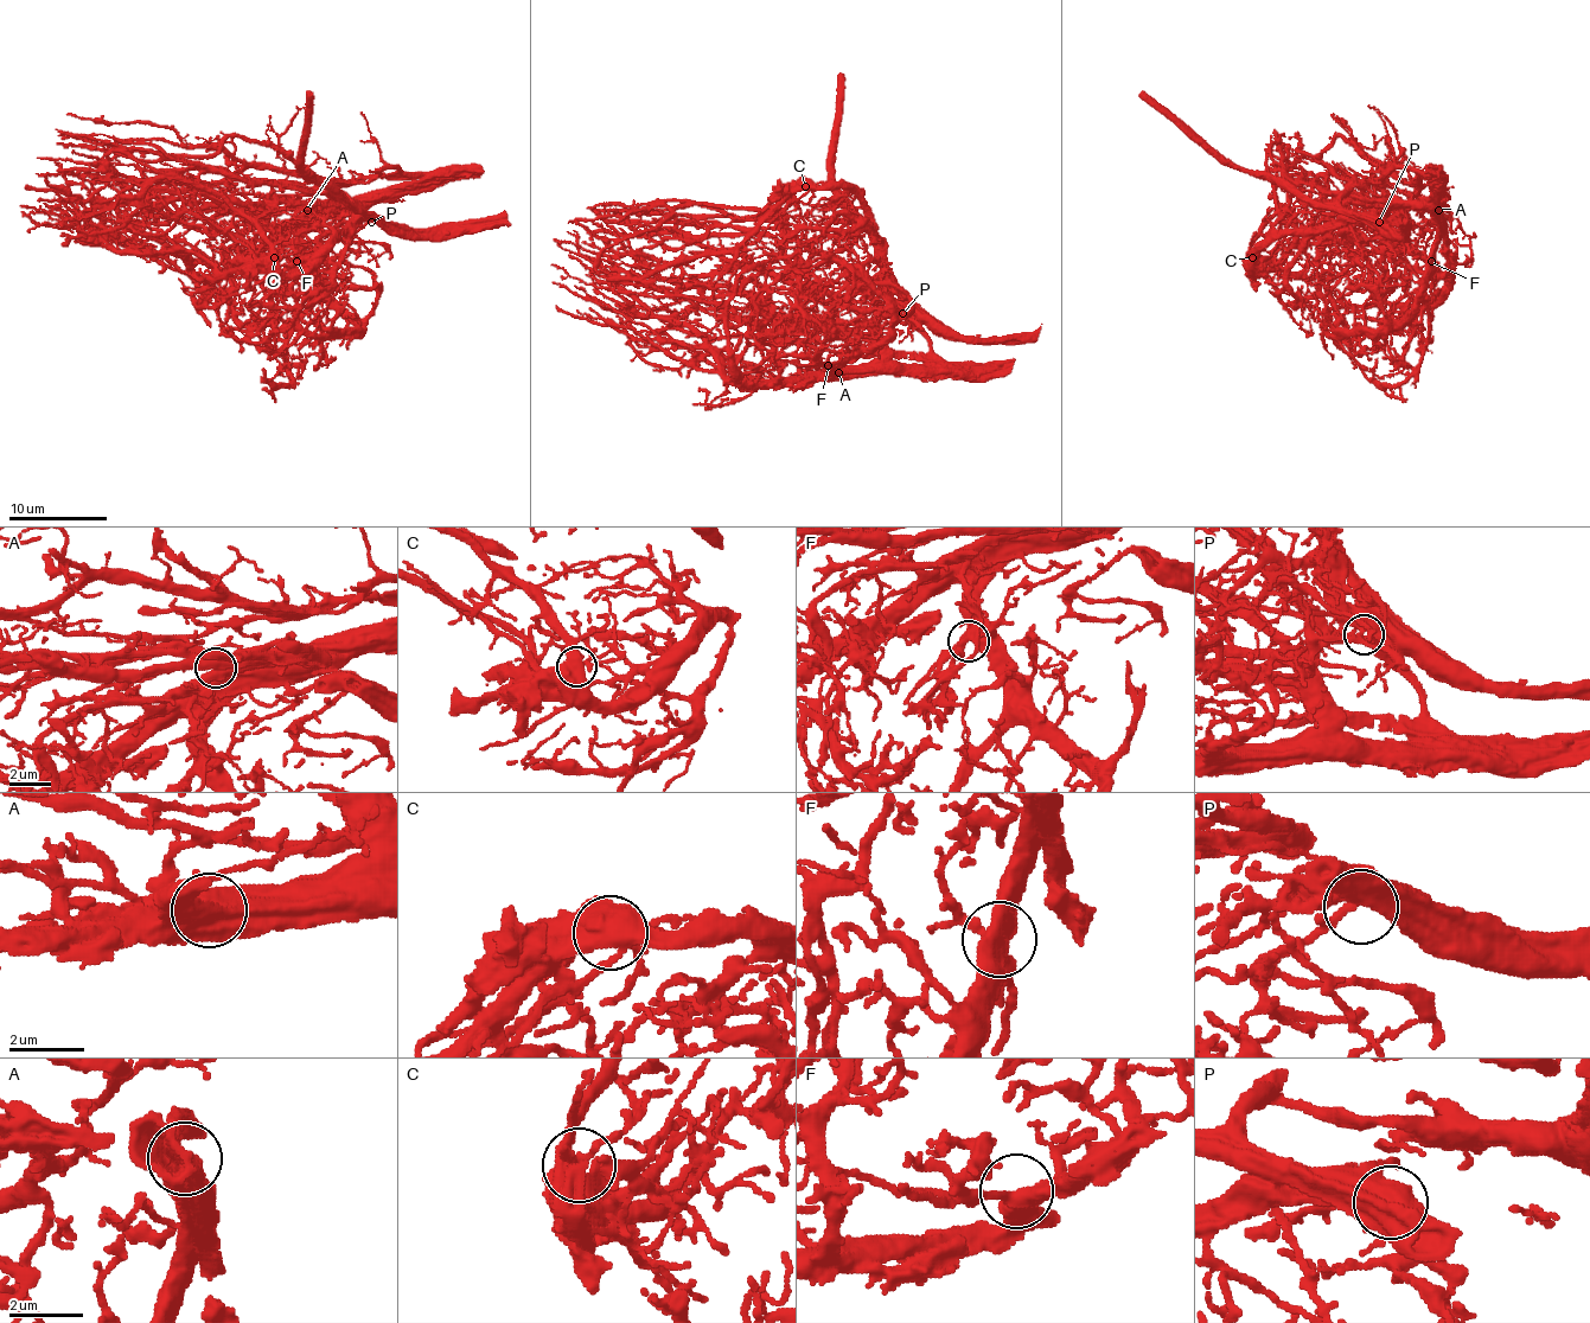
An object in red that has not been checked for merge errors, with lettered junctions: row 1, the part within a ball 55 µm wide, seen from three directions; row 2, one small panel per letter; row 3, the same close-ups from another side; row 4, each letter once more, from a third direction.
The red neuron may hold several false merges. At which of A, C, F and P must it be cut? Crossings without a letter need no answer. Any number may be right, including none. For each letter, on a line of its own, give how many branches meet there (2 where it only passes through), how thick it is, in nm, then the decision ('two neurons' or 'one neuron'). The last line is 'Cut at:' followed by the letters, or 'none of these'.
A: 2 branches meet; 600 nm thick; one neuron
C: 4 branches meet; 480 nm thick; one neuron
F: 2 branches meet; 550 nm thick; one neuron
P: 4 branches meet; 400 nm thick; one neuron
Cut at: none of these

